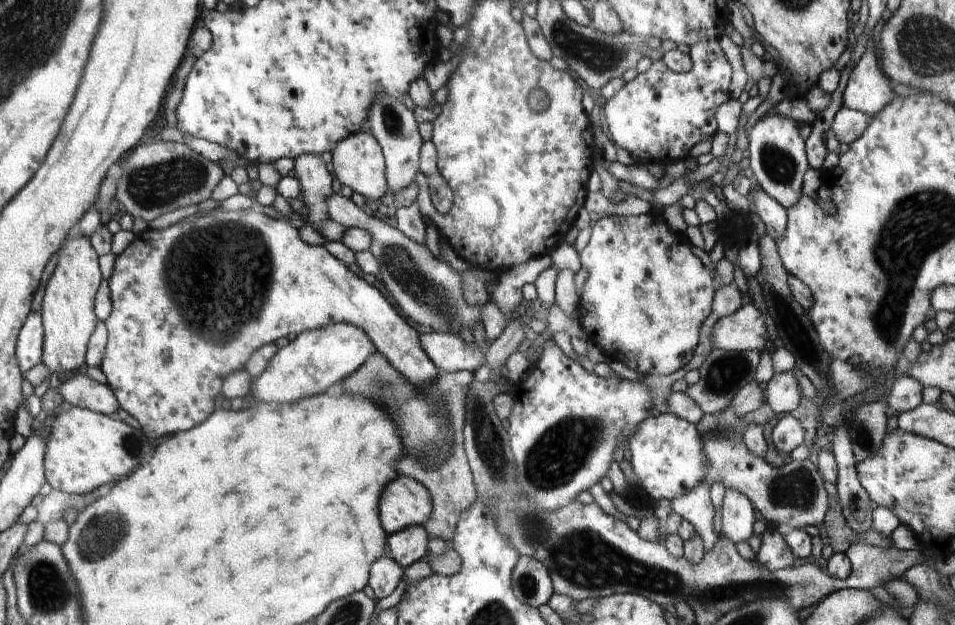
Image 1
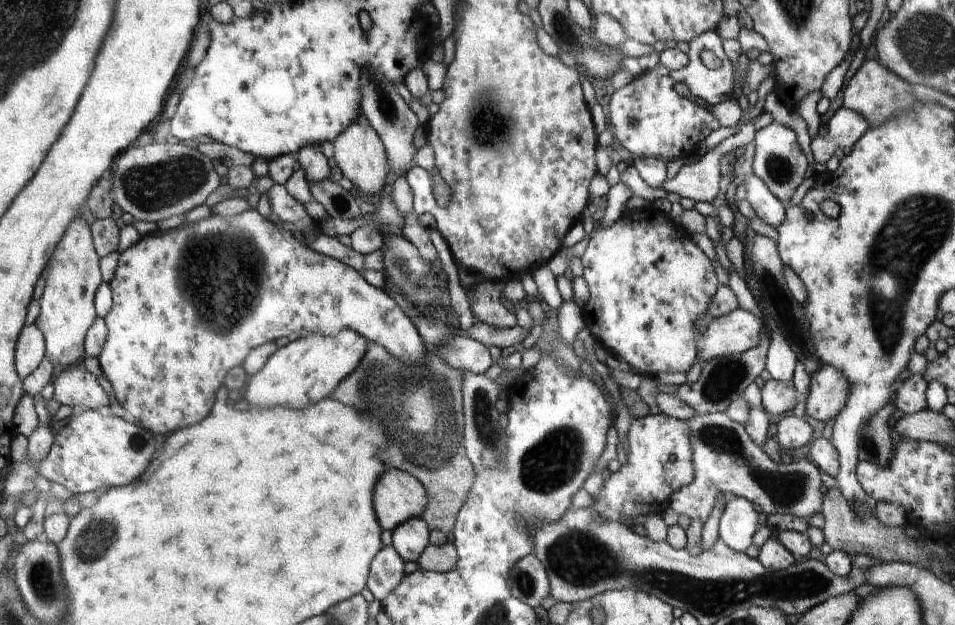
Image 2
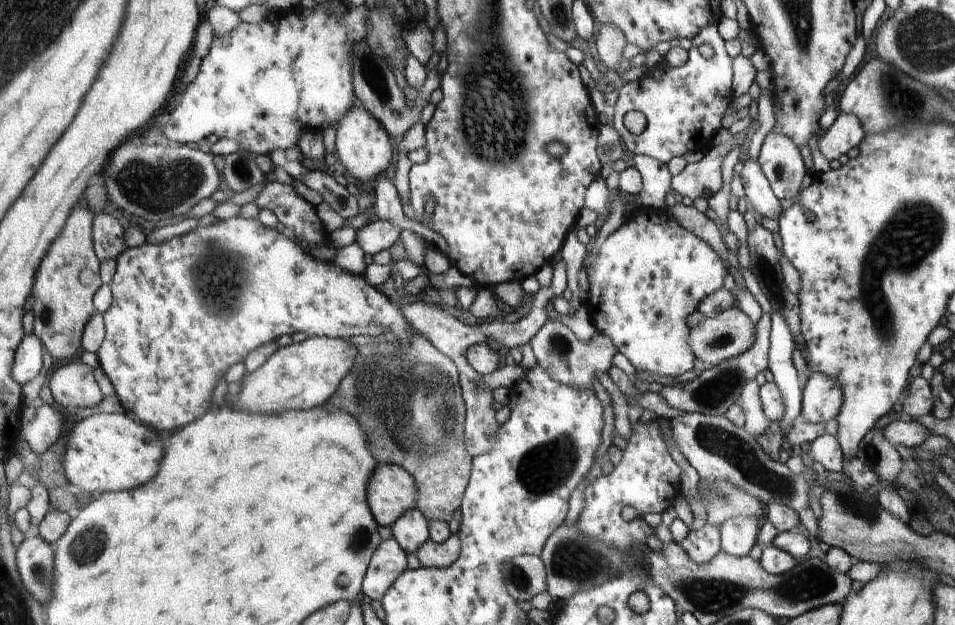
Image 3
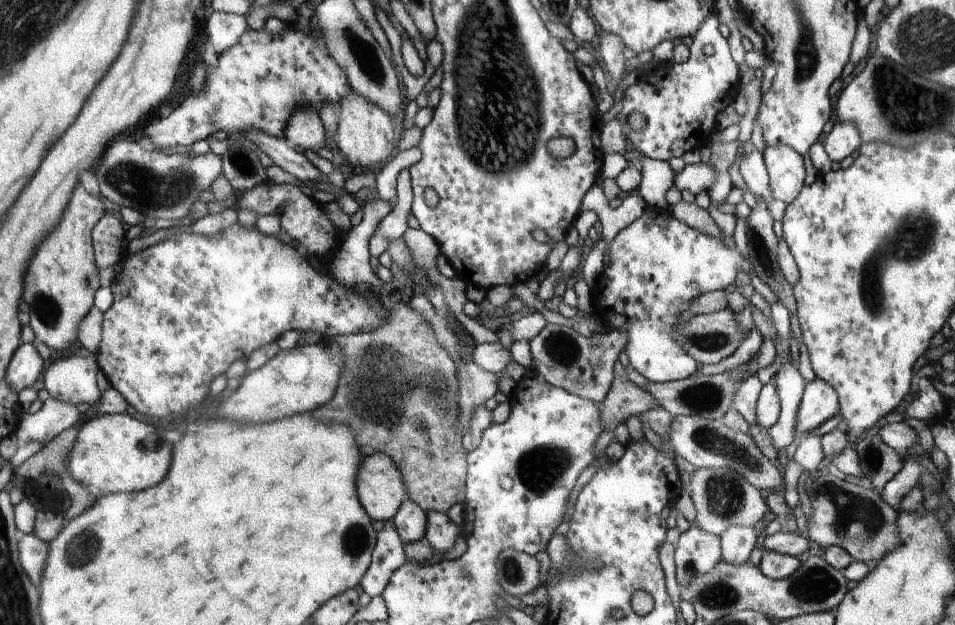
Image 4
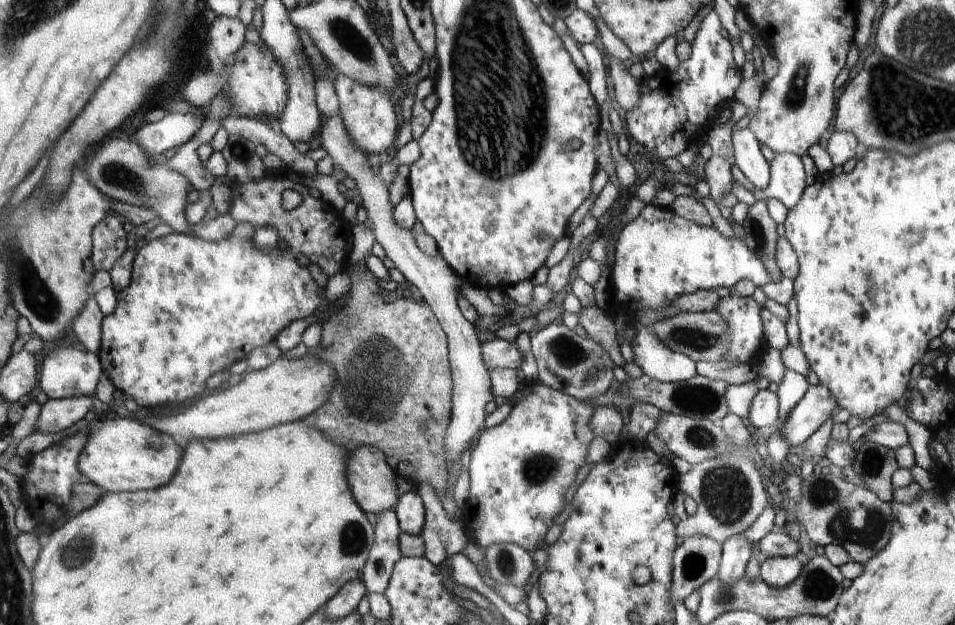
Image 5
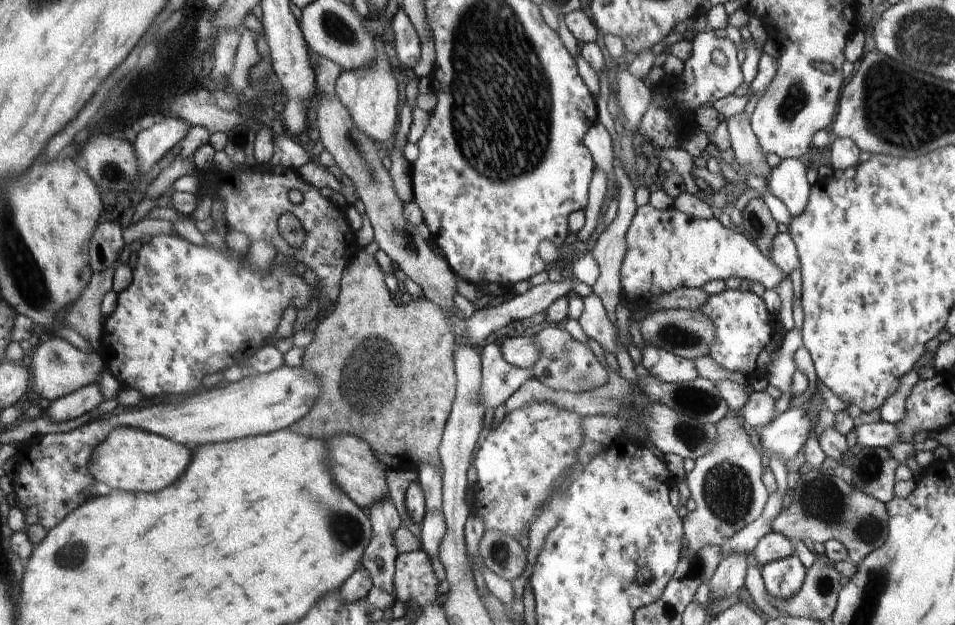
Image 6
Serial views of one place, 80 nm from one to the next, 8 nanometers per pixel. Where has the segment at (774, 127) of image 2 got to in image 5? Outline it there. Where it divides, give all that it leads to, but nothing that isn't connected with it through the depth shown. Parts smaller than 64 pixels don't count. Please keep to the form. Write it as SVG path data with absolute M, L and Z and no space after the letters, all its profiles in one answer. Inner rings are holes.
M790 153L776 154L769 166L769 186L765 190L753 190L756 201L778 199L790 211L807 188L804 159Z

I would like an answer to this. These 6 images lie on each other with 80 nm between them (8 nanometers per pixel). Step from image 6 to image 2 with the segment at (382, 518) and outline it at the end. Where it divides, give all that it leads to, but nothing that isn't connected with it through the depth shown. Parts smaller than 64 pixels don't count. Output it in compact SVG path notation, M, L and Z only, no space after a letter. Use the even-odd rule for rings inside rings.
M393 546L381 548L381 552L373 558L373 565L370 566L367 586L375 599L384 600L397 588L397 584L405 577L404 564Z

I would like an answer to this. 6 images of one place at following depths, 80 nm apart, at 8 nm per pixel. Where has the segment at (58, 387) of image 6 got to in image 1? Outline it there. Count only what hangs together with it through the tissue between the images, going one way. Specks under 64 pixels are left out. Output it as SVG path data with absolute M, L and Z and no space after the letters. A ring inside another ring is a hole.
M85 370L64 381L58 390L75 407L86 407L108 416L114 416L120 408L116 392L107 384L89 378Z

